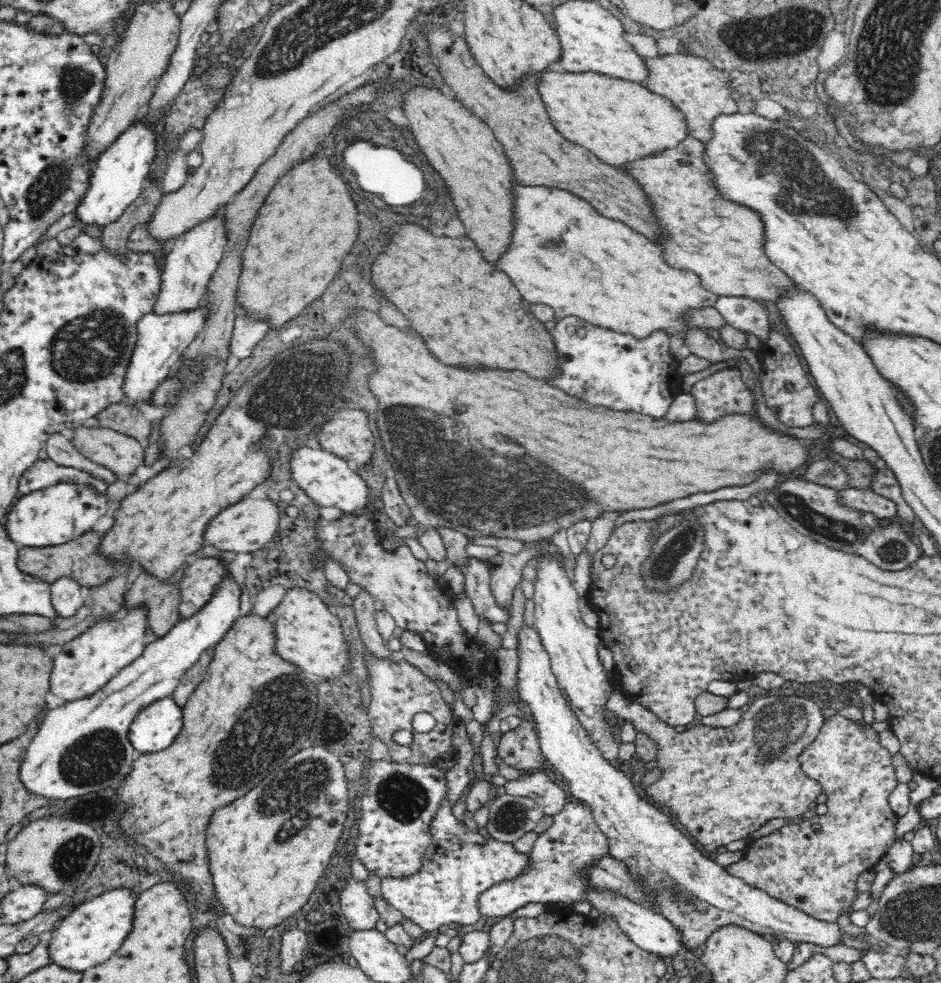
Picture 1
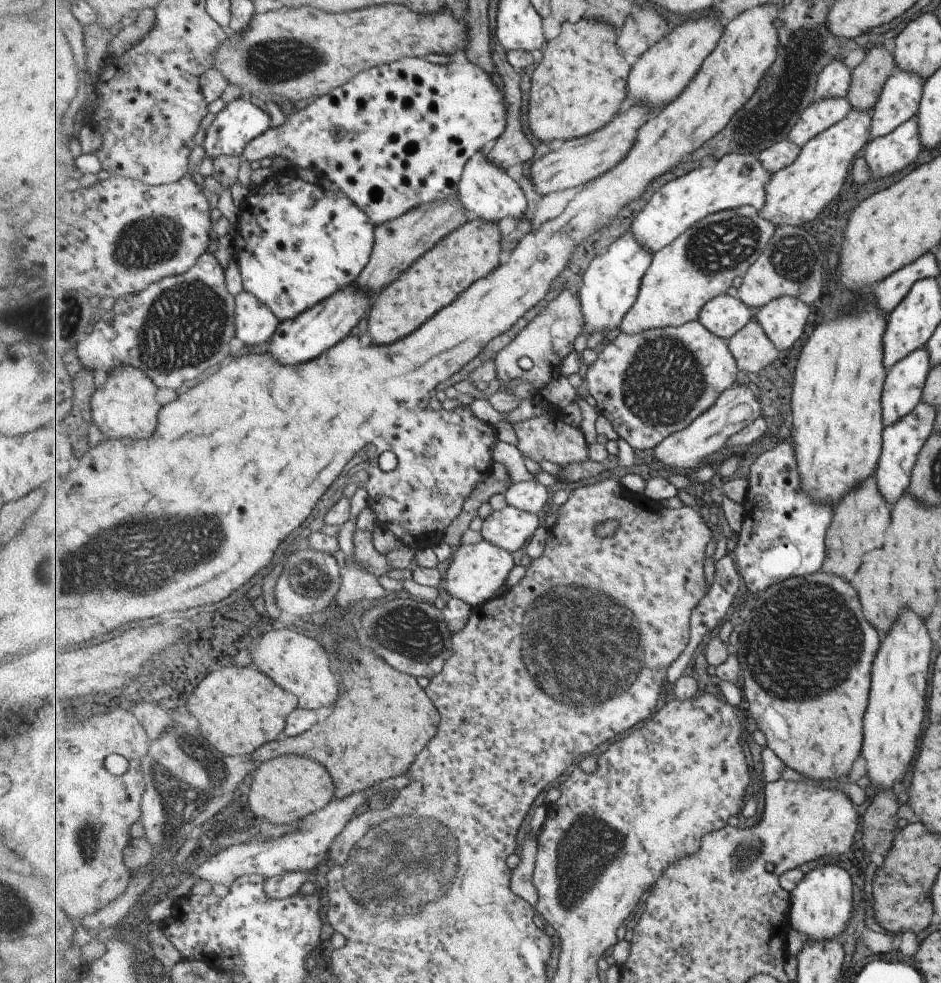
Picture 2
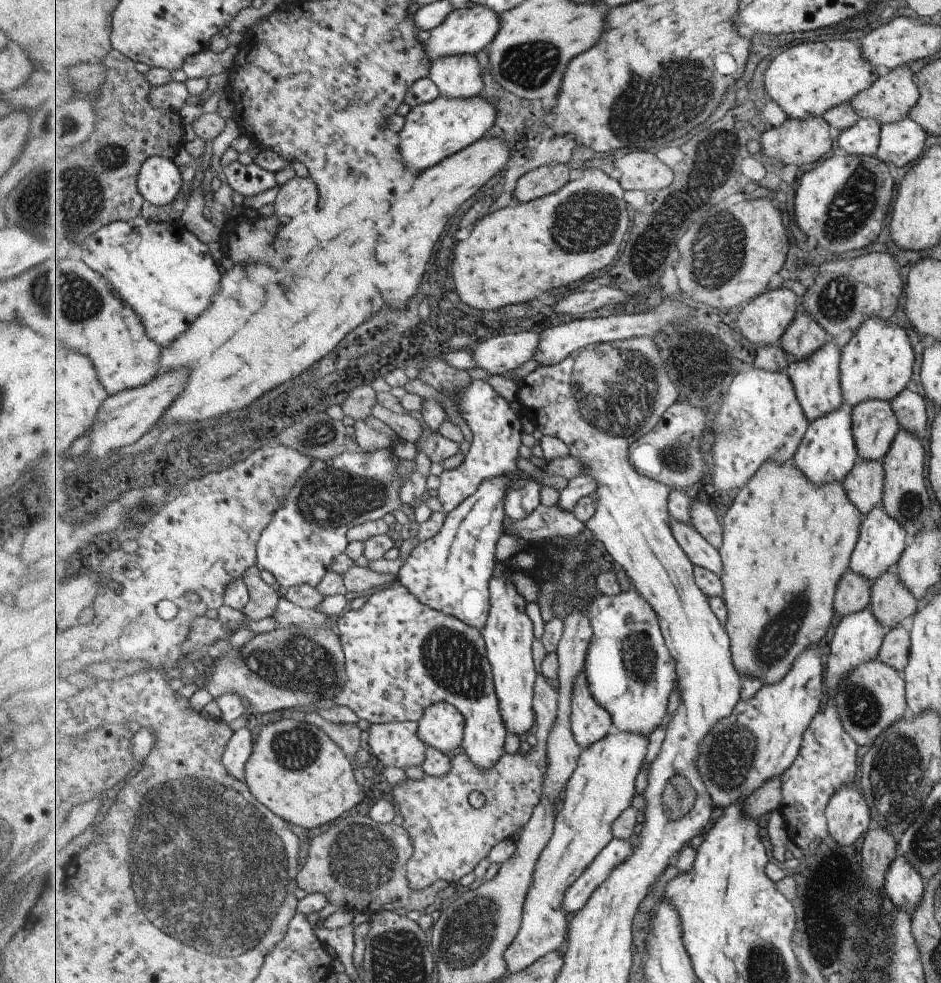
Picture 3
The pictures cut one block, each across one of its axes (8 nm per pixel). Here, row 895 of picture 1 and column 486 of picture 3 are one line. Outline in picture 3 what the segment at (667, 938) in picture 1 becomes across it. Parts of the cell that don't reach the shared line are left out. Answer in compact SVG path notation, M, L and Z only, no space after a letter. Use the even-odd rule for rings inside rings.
M497 476L489 478L481 484L479 490L464 500L457 508L446 515L446 521L439 534L427 542L418 544L408 556L402 566L397 580L407 586L413 594L431 608L444 612L447 616L453 616L477 630L485 630L489 611L491 610L491 598L489 598L489 582L495 577L495 566L501 557L501 551L505 543L503 534L503 520L505 520L505 496L507 488L513 486L513 476Z

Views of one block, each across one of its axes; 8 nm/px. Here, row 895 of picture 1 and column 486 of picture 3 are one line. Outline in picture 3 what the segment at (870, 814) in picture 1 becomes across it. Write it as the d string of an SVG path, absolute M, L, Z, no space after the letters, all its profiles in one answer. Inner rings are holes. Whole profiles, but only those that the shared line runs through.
M543 674L537 678L537 692L535 692L534 710L537 718L535 736L538 743L531 747L528 754L507 754L501 756L501 760L489 768L481 770L467 754L459 754L453 757L451 762L451 772L447 776L425 776L421 780L406 778L401 784L391 787L390 797L398 807L398 812L403 815L404 822L402 825L409 831L415 846L415 854L407 863L407 880L409 886L417 892L425 890L439 880L445 880L448 883L454 882L456 886L464 876L471 874L481 860L487 858L491 848L499 844L501 840L509 838L518 838L520 833L527 827L528 822L532 819L532 814L536 811L537 806L541 804L543 798L543 782L549 770L547 762L547 740L549 734L557 722L559 714L560 694L553 688ZM473 792L480 792L485 800L485 805L480 809L473 808L469 798Z

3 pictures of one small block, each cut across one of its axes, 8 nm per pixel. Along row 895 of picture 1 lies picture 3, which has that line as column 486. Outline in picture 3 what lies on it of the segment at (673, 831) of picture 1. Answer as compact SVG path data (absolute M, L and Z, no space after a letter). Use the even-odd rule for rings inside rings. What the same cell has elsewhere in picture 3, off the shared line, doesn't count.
M399 580L373 593L365 605L357 610L348 609L336 617L340 639L346 654L347 684L333 700L337 705L349 706L359 718L369 723L418 722L425 710L438 702L456 706L465 718L464 753L481 768L493 768L505 756L507 724L501 714L497 698L492 661L489 660L484 633L453 616L423 604Z

